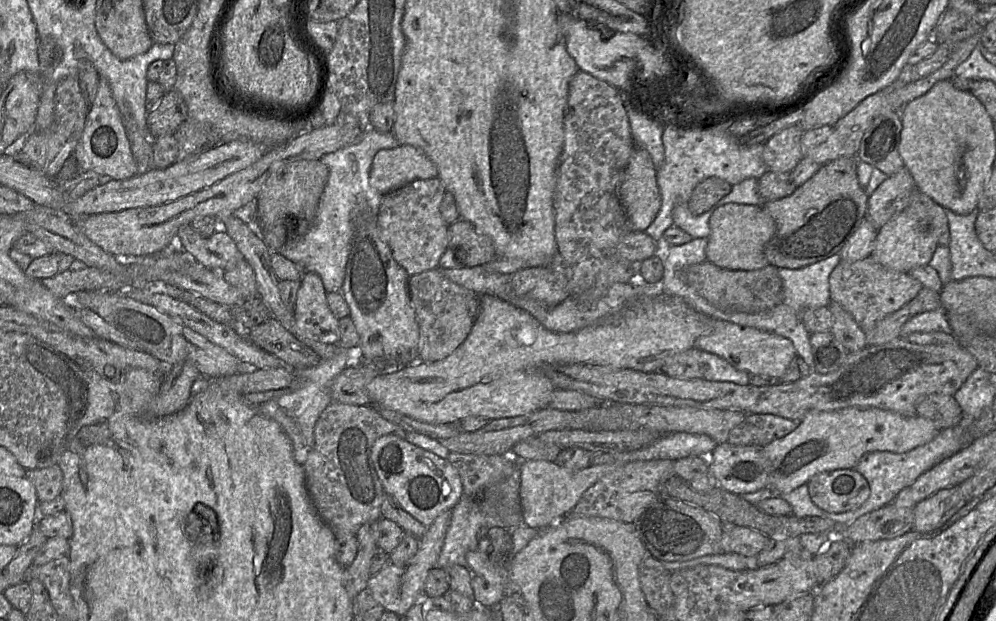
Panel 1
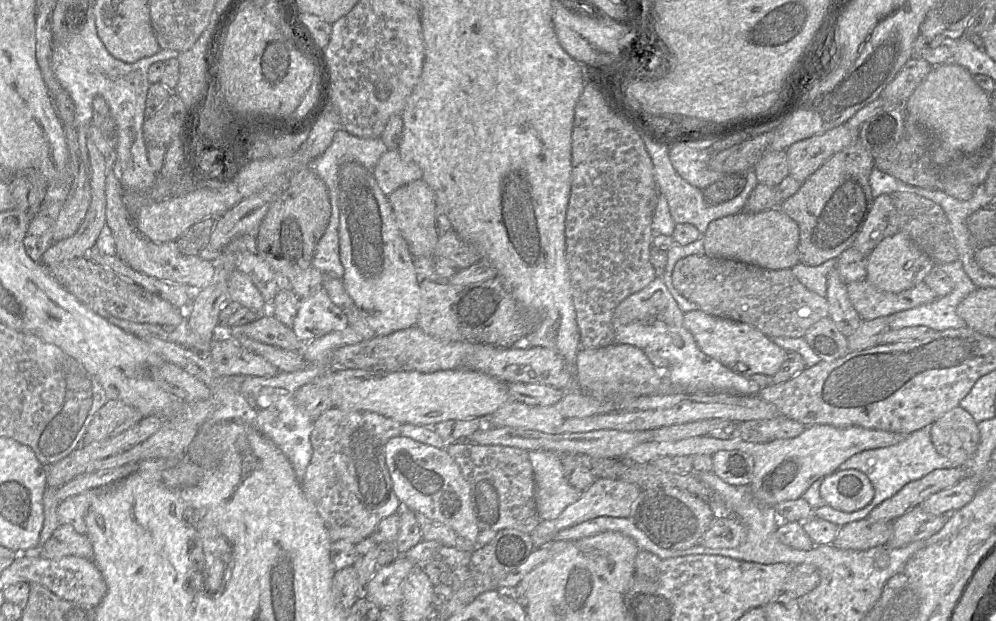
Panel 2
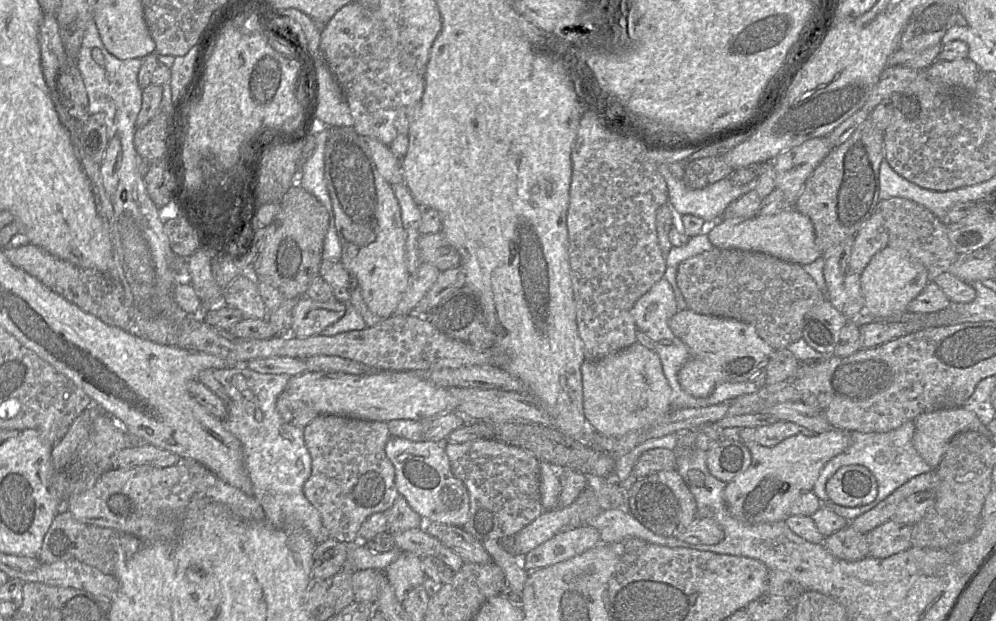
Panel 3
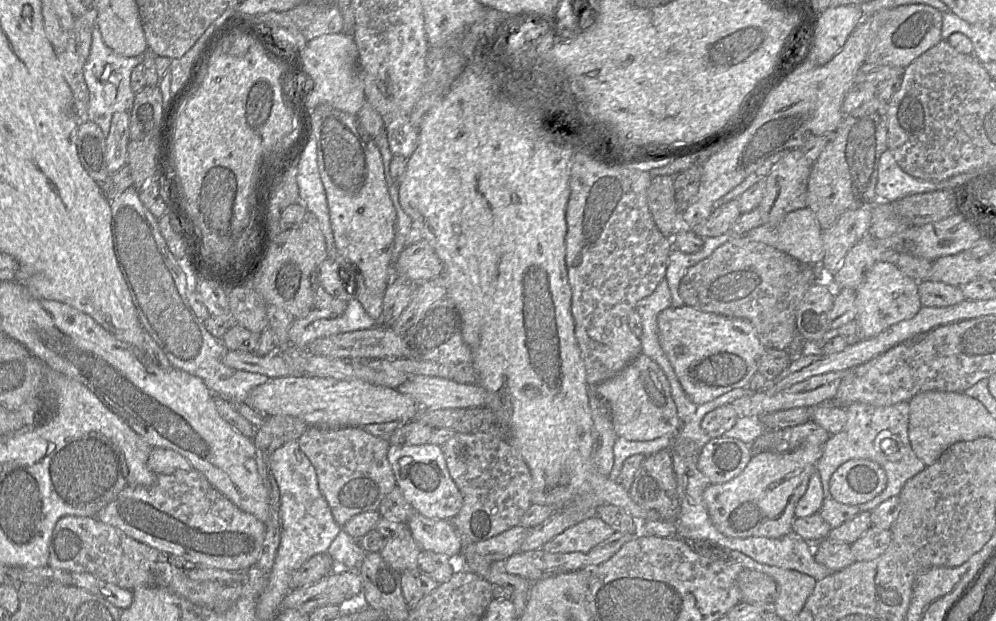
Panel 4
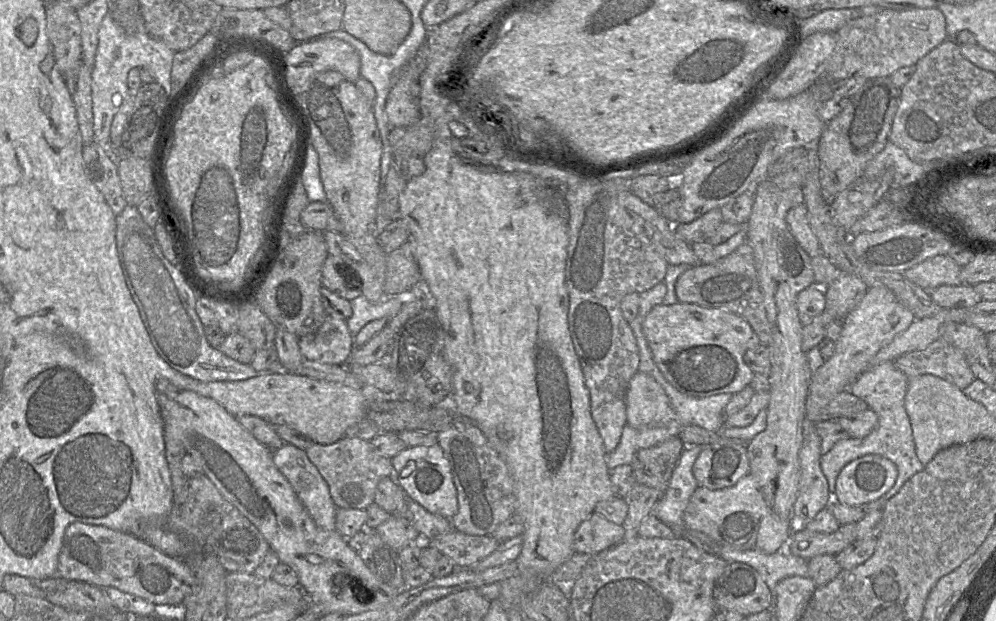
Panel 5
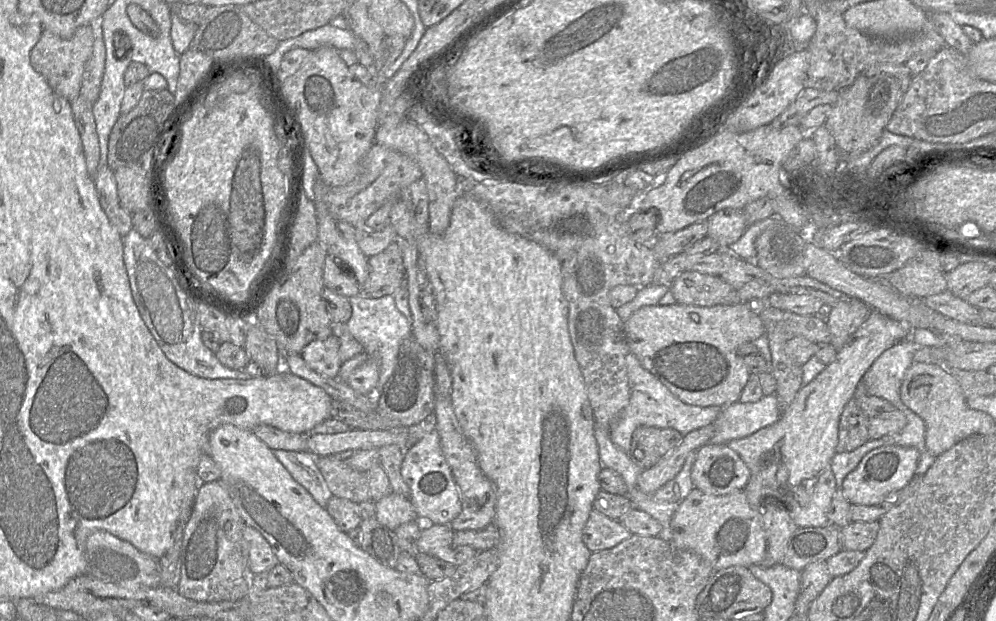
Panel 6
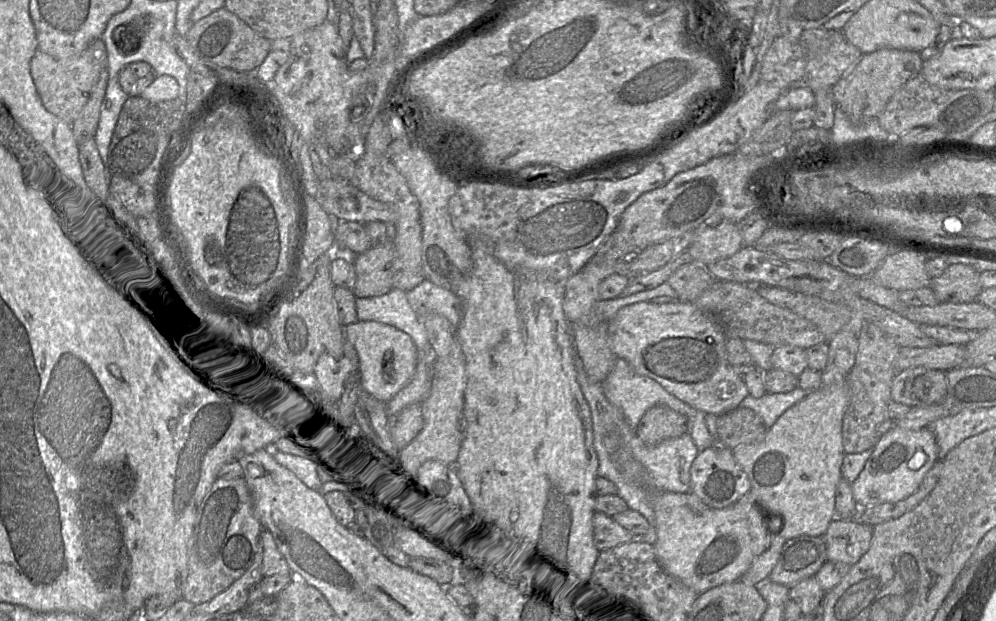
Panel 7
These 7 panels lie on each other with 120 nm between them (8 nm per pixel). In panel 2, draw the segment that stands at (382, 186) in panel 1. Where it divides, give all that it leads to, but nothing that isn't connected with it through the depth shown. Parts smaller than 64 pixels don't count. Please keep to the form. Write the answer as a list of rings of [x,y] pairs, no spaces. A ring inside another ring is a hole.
[[[397,150],[384,153],[372,173],[386,196],[403,185],[422,180],[423,175],[418,165],[402,160]]]

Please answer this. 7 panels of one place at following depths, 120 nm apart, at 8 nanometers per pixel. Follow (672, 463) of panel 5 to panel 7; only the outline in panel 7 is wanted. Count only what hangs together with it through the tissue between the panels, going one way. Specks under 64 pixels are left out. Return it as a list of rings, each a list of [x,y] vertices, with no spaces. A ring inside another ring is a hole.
[[[656,405],[648,409],[635,428],[638,438],[650,446],[686,433],[687,417],[665,405]]]

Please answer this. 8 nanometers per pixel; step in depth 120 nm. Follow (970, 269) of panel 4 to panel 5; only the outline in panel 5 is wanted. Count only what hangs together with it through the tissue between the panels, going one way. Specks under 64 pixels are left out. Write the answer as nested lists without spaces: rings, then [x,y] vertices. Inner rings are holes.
[[[937,255],[905,270],[904,276],[920,286],[927,293],[942,286],[956,286],[961,284],[961,270],[948,255]]]

